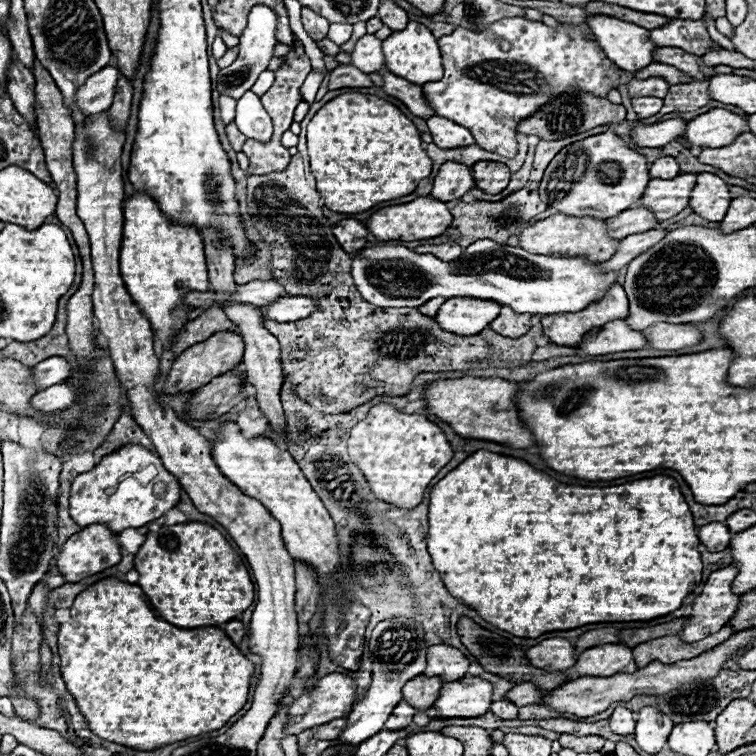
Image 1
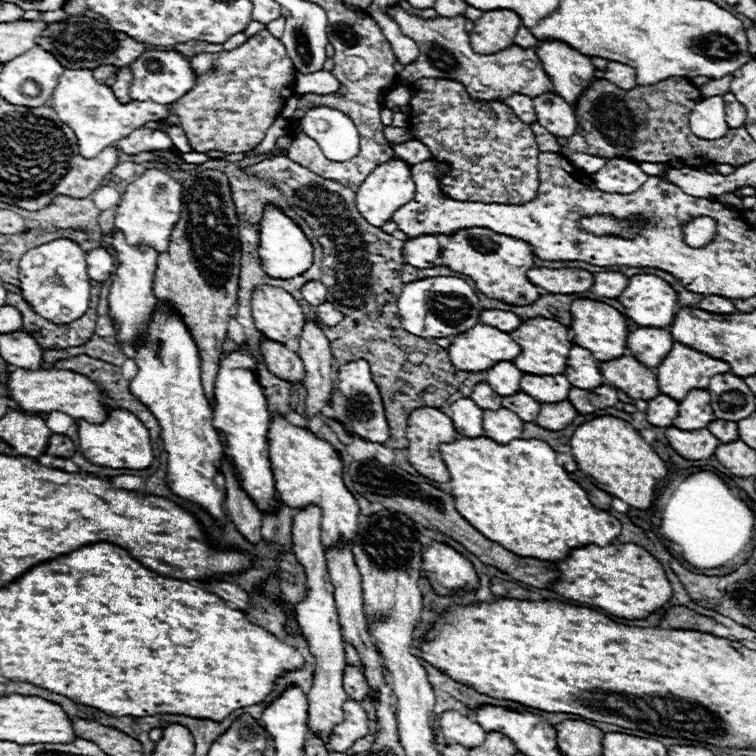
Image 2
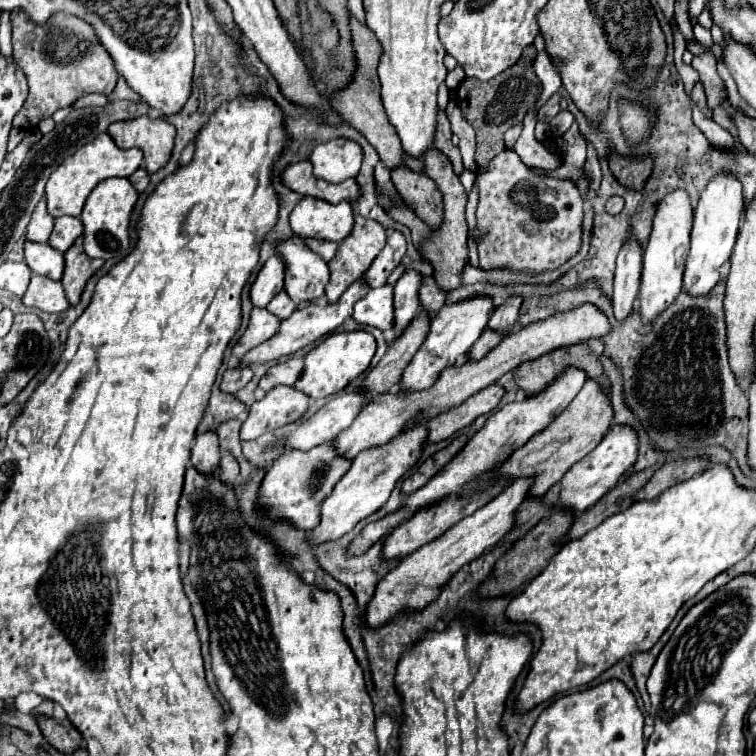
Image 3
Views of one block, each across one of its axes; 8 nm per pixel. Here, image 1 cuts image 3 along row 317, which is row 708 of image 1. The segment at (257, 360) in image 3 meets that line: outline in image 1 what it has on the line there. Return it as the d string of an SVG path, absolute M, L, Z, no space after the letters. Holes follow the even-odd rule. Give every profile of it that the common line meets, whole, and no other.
M328 674L328 676L320 678L314 688L306 690L300 698L296 698L290 704L290 720L292 720L292 724L288 724L288 732L300 734L302 730L332 722L336 718L346 718L352 704L354 704L354 698L356 698L356 680L354 678L350 678L346 674Z

